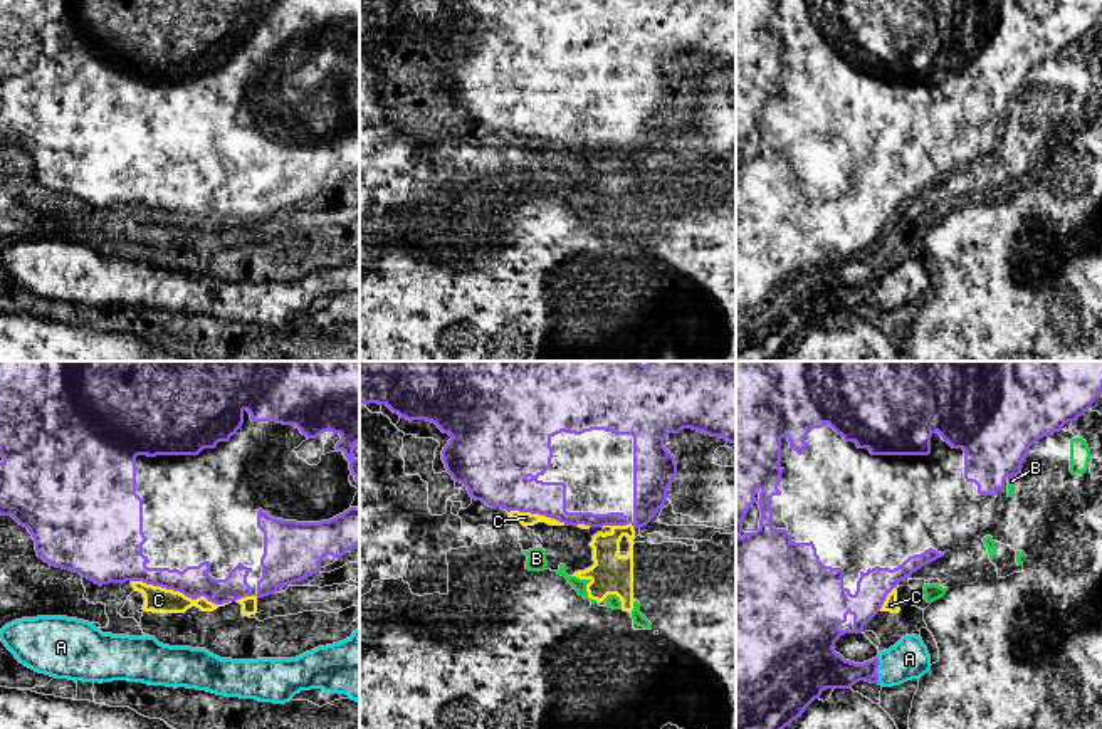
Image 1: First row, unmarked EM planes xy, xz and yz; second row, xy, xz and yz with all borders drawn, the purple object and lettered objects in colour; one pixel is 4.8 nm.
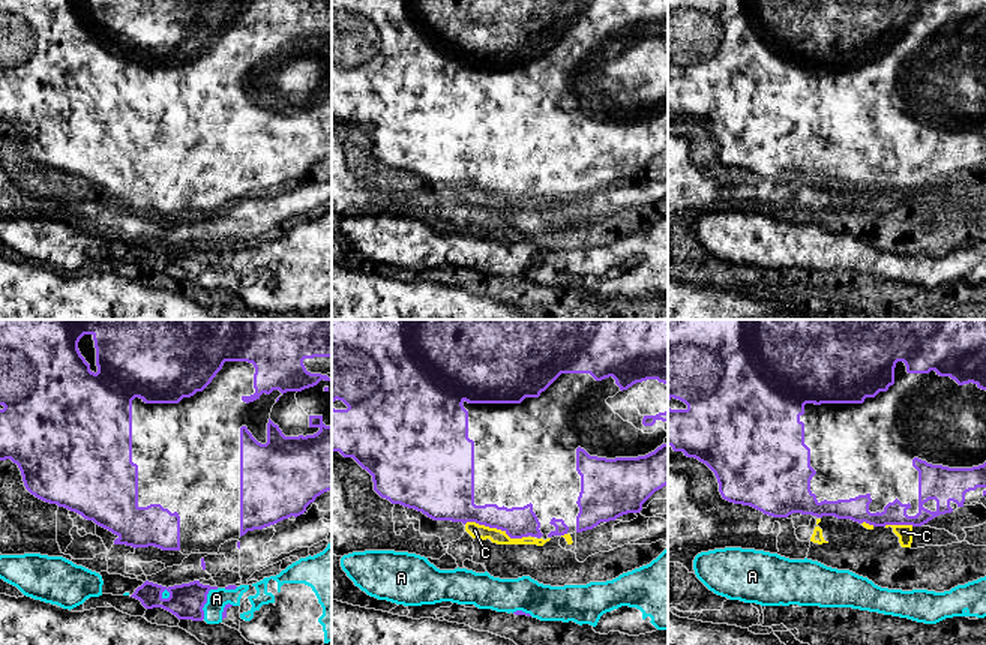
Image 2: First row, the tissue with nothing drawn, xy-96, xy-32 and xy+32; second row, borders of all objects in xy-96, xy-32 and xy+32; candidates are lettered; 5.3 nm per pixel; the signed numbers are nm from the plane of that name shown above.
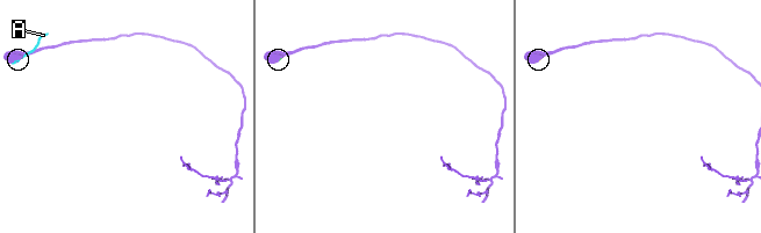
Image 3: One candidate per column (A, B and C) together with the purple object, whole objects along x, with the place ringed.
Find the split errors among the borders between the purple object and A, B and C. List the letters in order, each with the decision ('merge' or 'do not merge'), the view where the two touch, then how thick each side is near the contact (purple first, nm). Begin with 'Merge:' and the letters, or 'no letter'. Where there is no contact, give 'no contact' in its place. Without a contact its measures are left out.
Merge: no letter
A: do not merge; meets purple in yz; 190 nm thick on the purple side, 190 nm on the other
B: do not merge; meets purple in yz; 380 nm thick on the purple side, 30 nm on the other
C: do not merge; meets purple in xy; 160 nm thick on the purple side, 130 nm on the other

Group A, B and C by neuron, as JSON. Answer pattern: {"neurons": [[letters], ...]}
{"neurons": [["A"], ["B", "C"]]}

